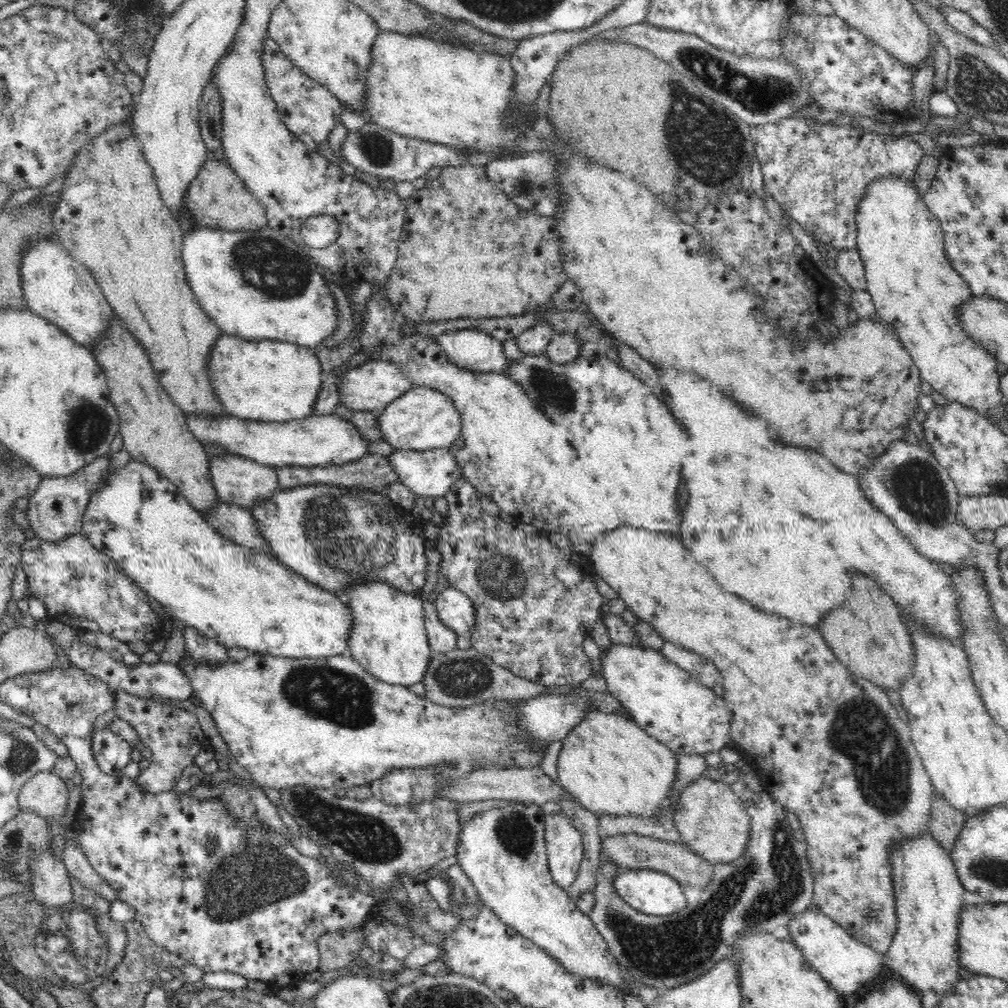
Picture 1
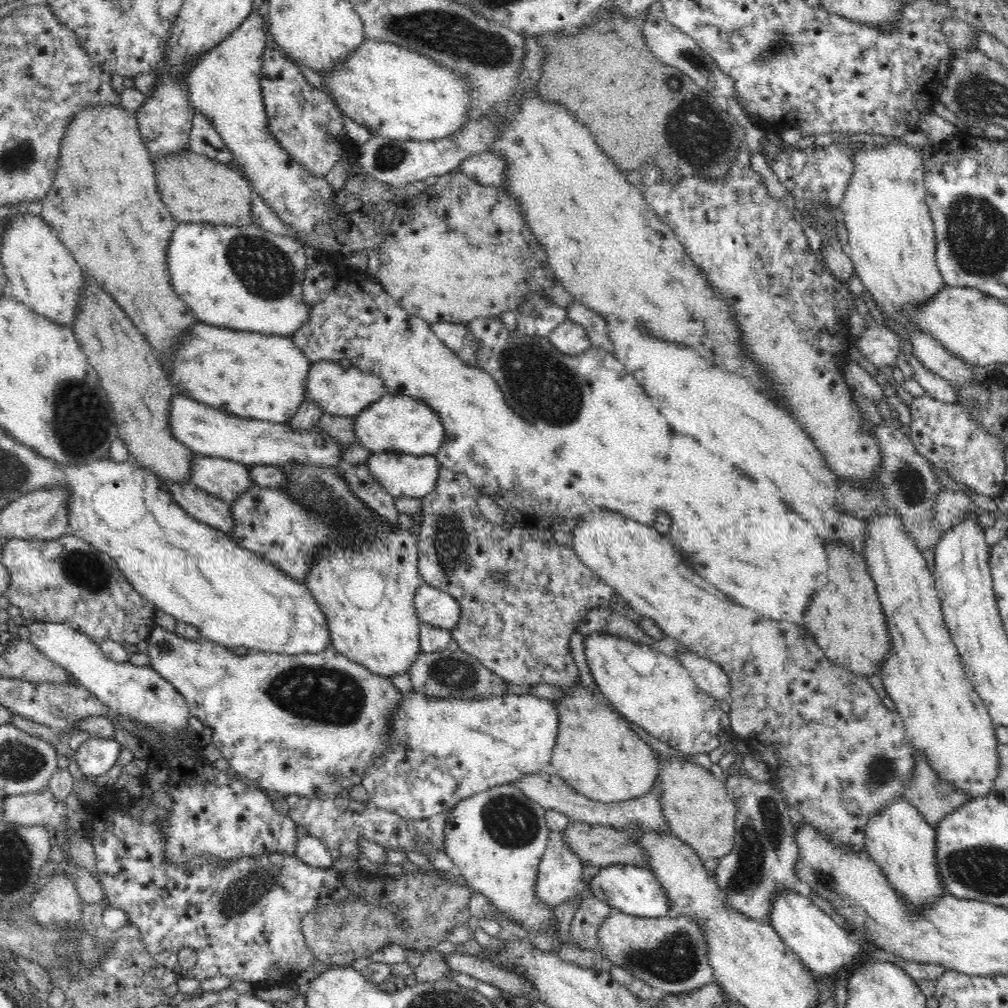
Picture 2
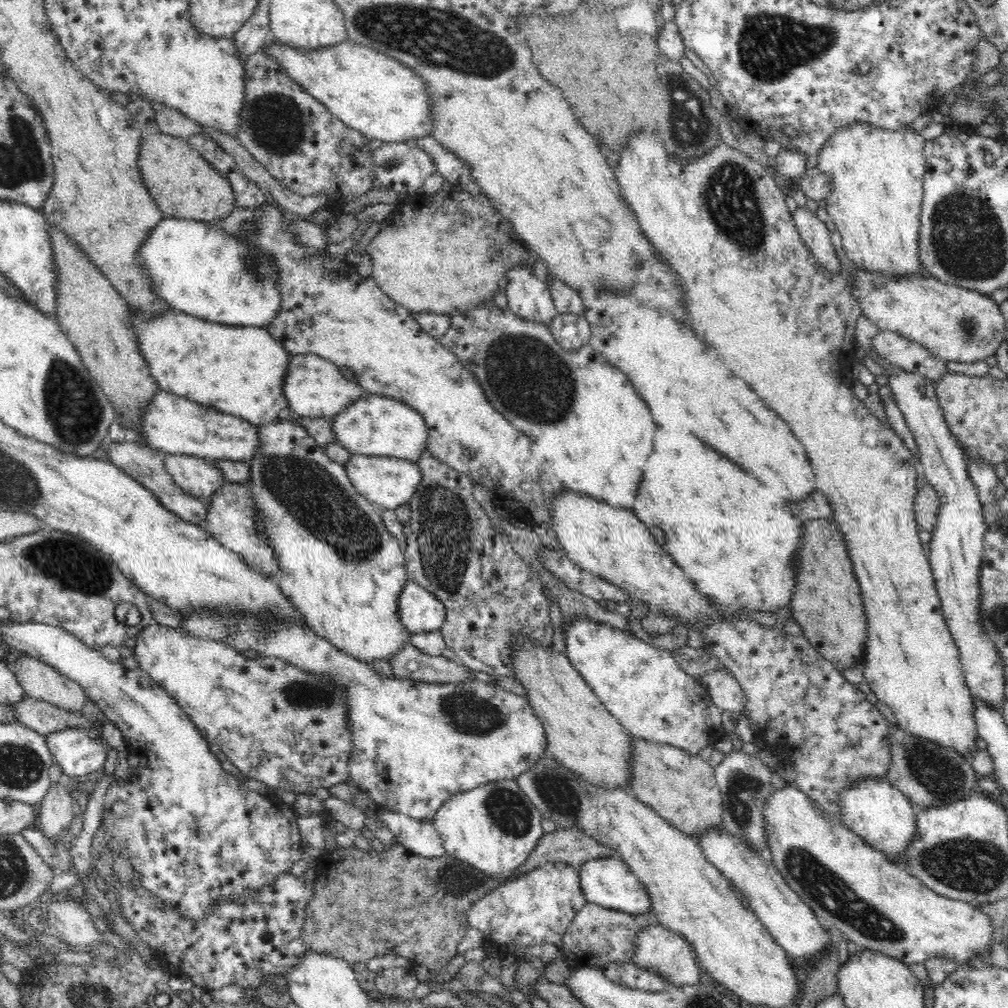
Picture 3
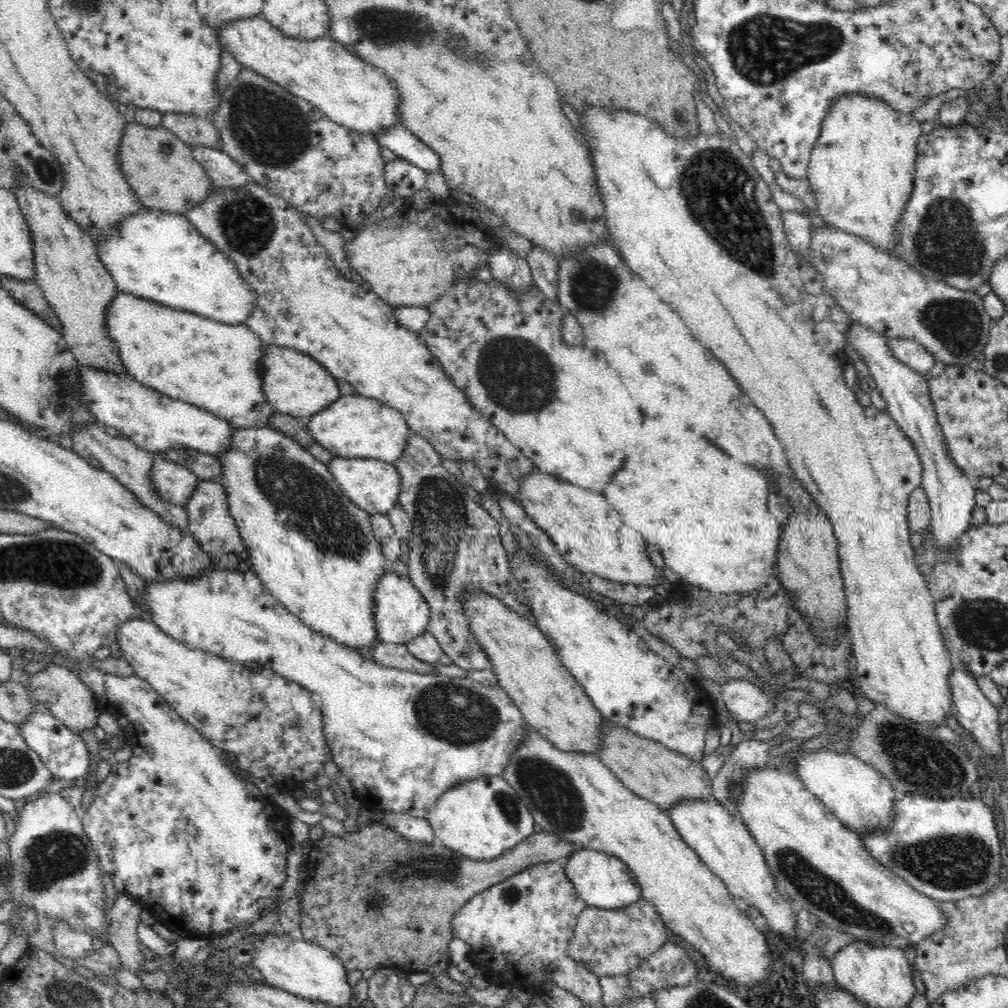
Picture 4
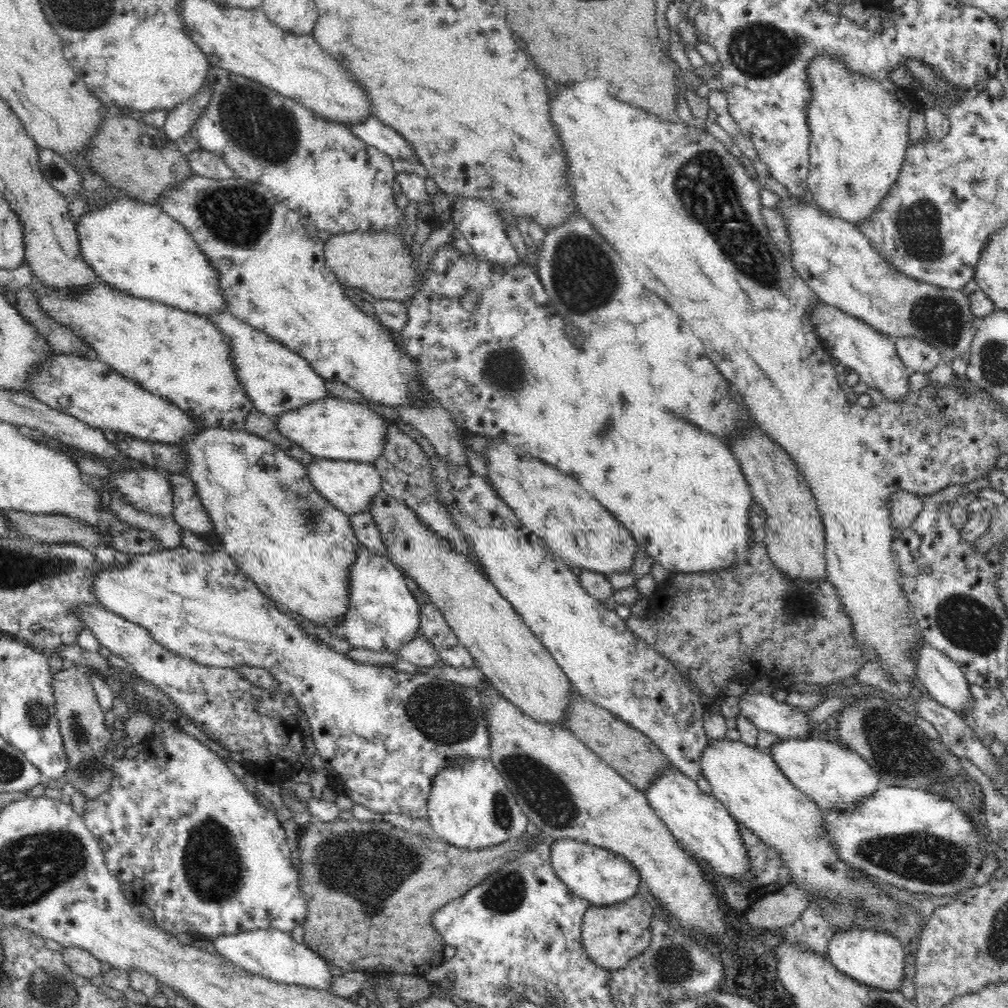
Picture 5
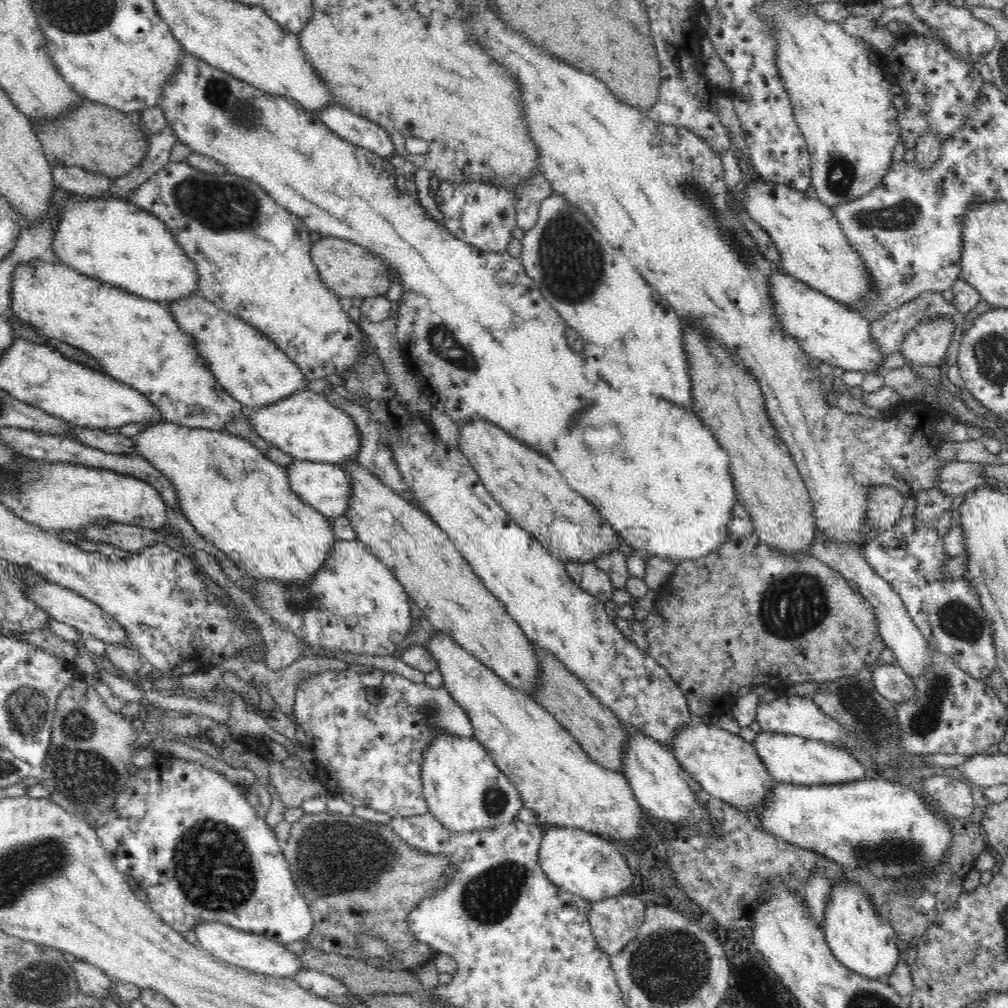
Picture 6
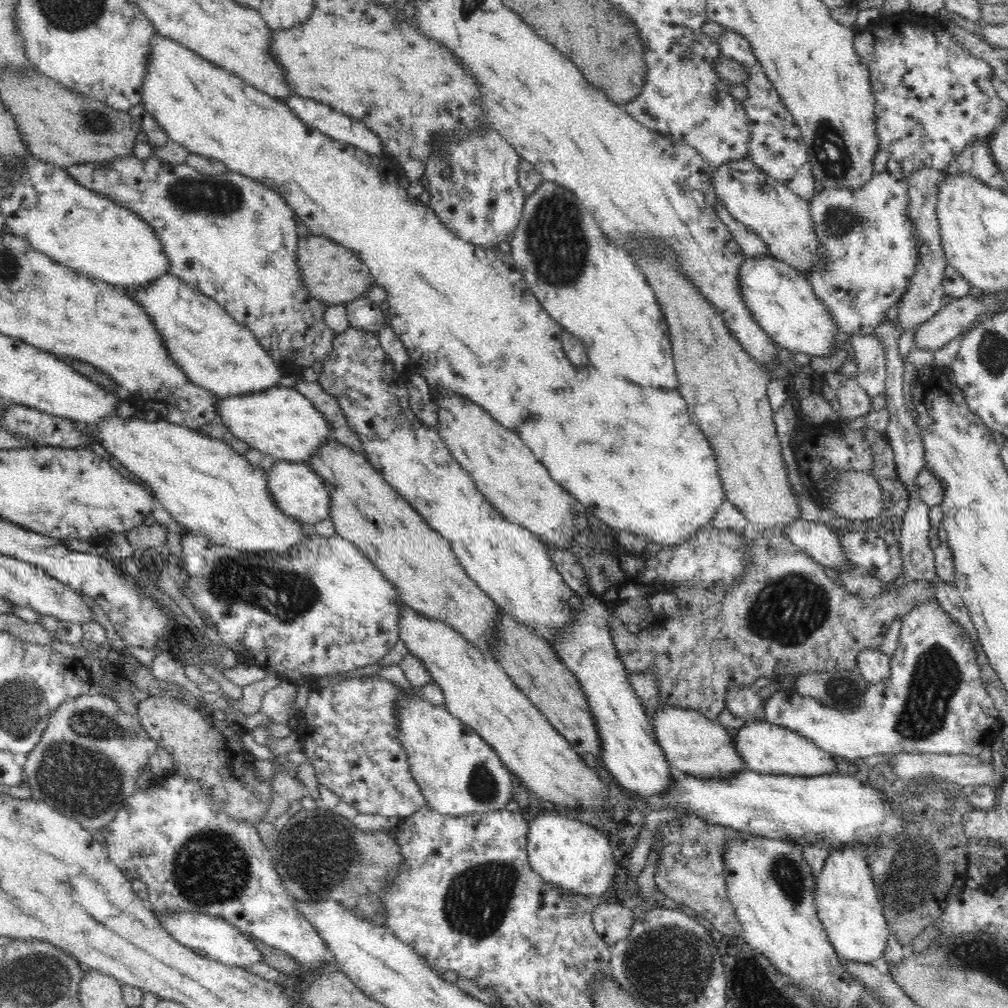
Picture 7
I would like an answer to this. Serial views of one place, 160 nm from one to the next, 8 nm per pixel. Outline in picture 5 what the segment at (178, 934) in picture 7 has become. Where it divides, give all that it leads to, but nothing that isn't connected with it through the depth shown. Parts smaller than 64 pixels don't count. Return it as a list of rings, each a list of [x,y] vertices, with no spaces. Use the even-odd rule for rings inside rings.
[[[258,929],[241,934],[228,934],[228,936],[224,934],[210,941],[222,957],[248,973],[280,983],[306,986],[321,991],[331,989],[332,975],[328,961],[308,946],[298,944],[290,933],[284,933],[278,929]]]

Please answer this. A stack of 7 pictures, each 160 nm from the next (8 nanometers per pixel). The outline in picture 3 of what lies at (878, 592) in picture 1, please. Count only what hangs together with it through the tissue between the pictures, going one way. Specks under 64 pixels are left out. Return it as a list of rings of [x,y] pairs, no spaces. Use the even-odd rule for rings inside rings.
[[[822,518],[804,524],[804,548],[795,571],[796,588],[790,607],[811,646],[840,670],[853,667],[856,662],[862,663],[867,618],[844,537],[834,520]]]

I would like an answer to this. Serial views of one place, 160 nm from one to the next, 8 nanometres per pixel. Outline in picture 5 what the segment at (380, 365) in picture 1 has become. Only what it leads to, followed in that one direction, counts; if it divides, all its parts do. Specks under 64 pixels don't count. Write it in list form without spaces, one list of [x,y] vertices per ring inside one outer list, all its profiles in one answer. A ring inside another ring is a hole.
[[[219,310],[206,317],[229,340],[236,376],[256,410],[268,416],[278,416],[329,395],[324,385],[326,379],[318,376],[312,365],[293,350],[227,310]]]

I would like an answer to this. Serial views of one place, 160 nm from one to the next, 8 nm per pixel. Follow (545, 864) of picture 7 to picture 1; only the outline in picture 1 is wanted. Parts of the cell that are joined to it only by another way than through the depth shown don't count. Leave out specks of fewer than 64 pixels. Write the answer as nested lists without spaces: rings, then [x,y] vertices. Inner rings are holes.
[[[624,869],[614,877],[613,887],[632,908],[652,916],[673,915],[687,903],[680,883],[654,870]]]

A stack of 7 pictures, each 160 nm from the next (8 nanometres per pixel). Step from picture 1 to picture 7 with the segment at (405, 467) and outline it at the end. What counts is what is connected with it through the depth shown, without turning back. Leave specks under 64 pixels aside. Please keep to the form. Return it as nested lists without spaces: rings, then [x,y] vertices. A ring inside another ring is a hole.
[[[276,461],[276,464],[266,471],[268,475],[268,491],[274,499],[275,505],[282,514],[288,518],[298,521],[308,529],[308,533],[313,533],[313,527],[322,520],[329,517],[330,493],[328,485],[324,485],[318,473],[312,471],[310,467],[301,463],[290,463],[289,461]]]

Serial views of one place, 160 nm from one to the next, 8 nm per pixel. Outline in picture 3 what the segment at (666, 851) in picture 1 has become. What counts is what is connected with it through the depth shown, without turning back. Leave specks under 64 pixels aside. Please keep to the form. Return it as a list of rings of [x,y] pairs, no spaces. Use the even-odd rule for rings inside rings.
[[[579,827],[577,828],[556,828],[551,833],[544,833],[540,842],[536,845],[536,848],[530,852],[526,862],[515,870],[515,873],[509,878],[516,879],[530,870],[544,864],[545,862],[566,862],[569,865],[576,864],[576,866],[582,866],[584,862],[588,862],[593,858],[617,856],[615,850],[600,844],[596,838],[588,836],[585,832],[582,832]]]

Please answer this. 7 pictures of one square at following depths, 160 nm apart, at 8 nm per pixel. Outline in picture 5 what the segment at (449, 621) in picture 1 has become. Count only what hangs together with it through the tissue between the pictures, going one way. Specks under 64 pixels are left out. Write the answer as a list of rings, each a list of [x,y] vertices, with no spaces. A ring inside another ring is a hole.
[[[358,545],[356,558],[347,576],[347,585],[350,586],[348,610],[337,625],[328,623],[326,628],[354,648],[397,652],[402,645],[420,634],[421,625],[420,606],[404,578],[404,573],[388,557],[372,553],[364,545]]]

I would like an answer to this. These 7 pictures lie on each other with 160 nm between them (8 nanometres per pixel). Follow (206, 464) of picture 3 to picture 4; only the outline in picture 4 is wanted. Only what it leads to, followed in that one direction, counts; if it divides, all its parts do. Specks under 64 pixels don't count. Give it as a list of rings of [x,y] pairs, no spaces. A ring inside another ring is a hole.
[[[156,458],[152,464],[152,487],[160,501],[174,506],[184,506],[200,481],[188,468],[170,460]]]

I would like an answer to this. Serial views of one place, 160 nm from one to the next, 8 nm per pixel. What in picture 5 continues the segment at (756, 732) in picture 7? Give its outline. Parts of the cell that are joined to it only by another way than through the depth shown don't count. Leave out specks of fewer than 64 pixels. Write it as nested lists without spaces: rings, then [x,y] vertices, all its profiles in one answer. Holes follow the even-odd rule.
[[[810,738],[786,739],[771,745],[767,751],[784,776],[800,792],[826,809],[853,809],[879,786],[878,773],[856,752],[836,741]]]

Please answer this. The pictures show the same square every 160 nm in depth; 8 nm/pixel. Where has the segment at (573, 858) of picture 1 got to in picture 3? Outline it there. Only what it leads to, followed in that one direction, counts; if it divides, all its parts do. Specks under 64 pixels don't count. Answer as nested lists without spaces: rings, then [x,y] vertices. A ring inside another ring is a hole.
[[[545,862],[516,879],[508,880],[479,898],[467,910],[469,928],[476,928],[490,939],[489,950],[496,950],[500,961],[514,957],[519,962],[524,957],[519,948],[530,948],[543,944],[561,946],[570,922],[587,903],[580,886],[579,872],[566,862]]]

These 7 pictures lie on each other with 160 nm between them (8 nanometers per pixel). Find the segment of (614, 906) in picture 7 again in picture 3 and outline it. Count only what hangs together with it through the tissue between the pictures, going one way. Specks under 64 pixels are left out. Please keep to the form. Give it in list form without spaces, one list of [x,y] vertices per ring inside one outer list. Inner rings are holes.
[[[587,902],[570,922],[563,937],[561,946],[565,952],[564,957],[572,968],[596,967],[602,971],[613,963],[633,963],[633,951],[637,948],[635,943],[642,930],[646,930],[648,926],[654,926],[654,922],[650,920],[650,912],[628,914]]]

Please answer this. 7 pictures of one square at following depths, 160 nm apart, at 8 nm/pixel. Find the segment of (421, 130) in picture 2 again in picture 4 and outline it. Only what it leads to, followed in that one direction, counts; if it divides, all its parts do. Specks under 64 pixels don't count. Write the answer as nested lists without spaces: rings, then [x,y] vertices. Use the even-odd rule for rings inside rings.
[[[261,15],[224,23],[219,27],[214,27],[213,32],[218,37],[222,51],[230,51],[243,69],[253,70],[279,84],[294,96],[307,100],[312,107],[319,109],[324,117],[328,117],[342,126],[375,136],[378,131],[399,124],[400,113],[398,113],[396,106],[400,106],[400,103],[392,82],[388,78],[384,78],[384,74],[380,74],[374,66],[368,66],[368,62],[356,58],[354,54],[350,54],[350,50],[332,39],[300,40],[289,38]]]

